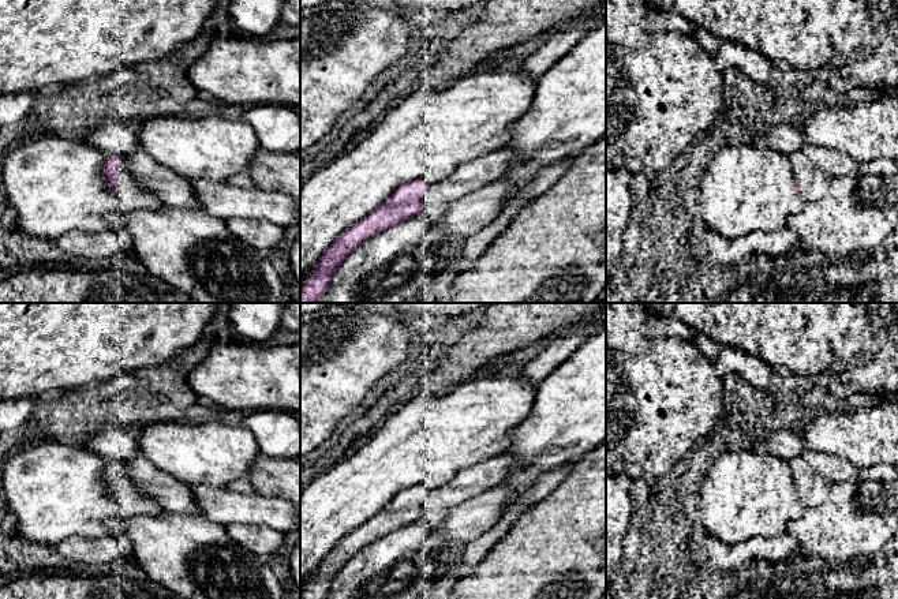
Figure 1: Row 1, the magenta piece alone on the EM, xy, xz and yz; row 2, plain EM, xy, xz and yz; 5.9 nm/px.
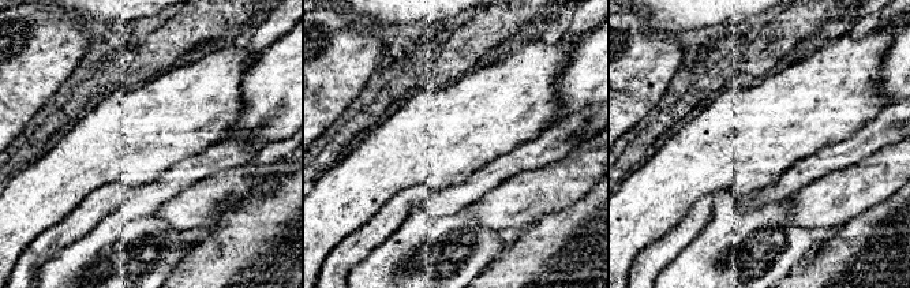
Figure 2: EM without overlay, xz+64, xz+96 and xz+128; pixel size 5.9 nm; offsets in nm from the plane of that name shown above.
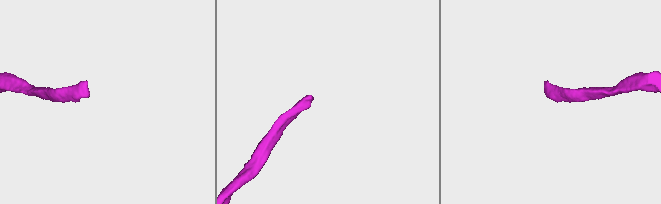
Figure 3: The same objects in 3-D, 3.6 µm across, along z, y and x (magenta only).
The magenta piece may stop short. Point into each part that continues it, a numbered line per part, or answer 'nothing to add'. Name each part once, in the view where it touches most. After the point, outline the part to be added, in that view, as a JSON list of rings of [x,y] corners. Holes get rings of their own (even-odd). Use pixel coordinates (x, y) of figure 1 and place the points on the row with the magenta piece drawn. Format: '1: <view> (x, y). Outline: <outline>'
1: xz (474, 175). Outline: [[[502,149],[461,164],[449,177],[429,186],[420,216],[435,221],[453,201],[497,181],[519,160],[516,153]]]

